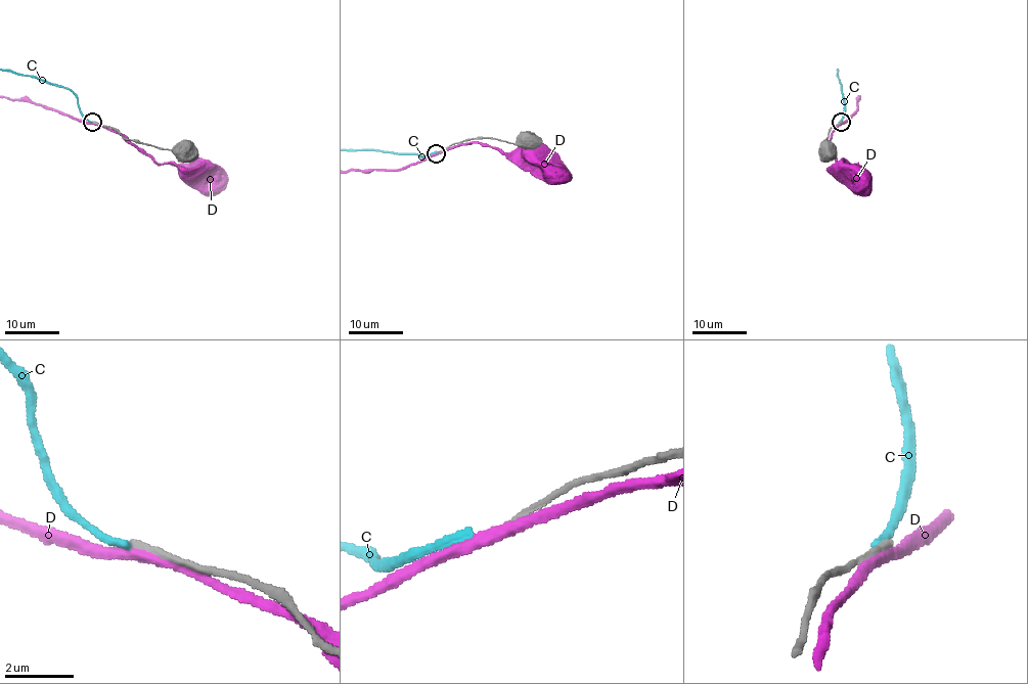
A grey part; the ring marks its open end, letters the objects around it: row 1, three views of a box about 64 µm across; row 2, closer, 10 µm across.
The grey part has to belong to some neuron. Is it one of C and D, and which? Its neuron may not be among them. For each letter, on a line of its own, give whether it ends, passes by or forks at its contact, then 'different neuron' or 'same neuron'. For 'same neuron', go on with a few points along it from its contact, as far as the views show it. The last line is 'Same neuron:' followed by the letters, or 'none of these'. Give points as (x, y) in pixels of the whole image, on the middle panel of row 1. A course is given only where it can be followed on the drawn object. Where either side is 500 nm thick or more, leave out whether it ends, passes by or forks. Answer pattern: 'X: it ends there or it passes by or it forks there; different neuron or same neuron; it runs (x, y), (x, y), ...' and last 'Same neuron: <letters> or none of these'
C: it ends there; different neuron
D: it passes by; different neuron
Same neuron: none of these

